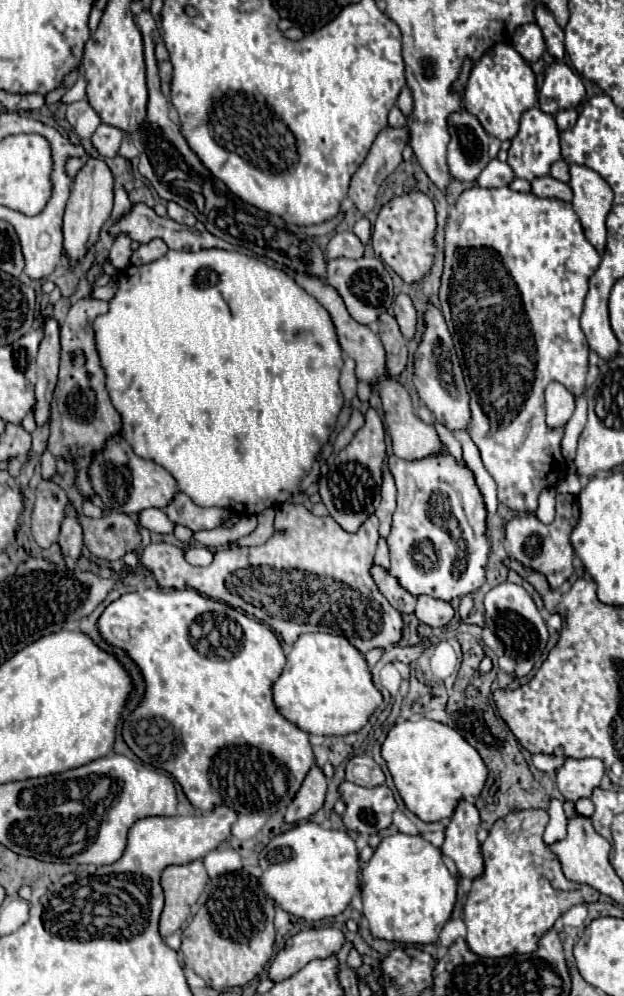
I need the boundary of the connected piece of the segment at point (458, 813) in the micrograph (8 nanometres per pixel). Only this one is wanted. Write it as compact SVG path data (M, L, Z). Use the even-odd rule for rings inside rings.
M459 800L449 824L445 828L445 842L441 852L449 856L459 874L465 878L477 878L483 872L481 844L477 840L479 812L471 800Z

